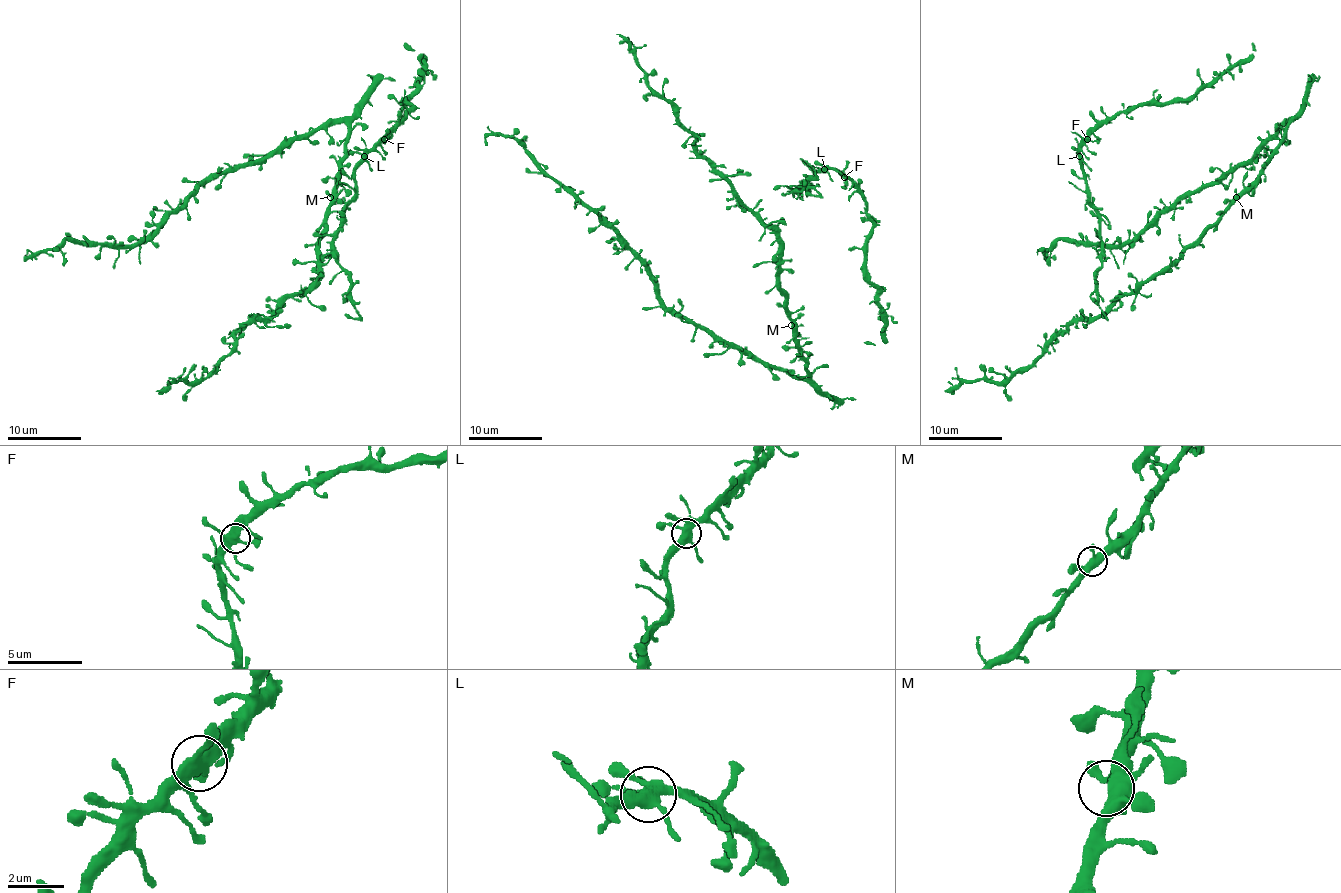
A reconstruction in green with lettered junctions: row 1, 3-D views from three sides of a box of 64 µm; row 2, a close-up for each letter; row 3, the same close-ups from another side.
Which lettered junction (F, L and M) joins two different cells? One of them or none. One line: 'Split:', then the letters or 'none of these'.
Split: none of these

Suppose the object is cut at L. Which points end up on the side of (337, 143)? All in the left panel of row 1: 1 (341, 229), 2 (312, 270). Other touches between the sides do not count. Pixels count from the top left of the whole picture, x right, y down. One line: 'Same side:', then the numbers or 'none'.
Same side: 2

